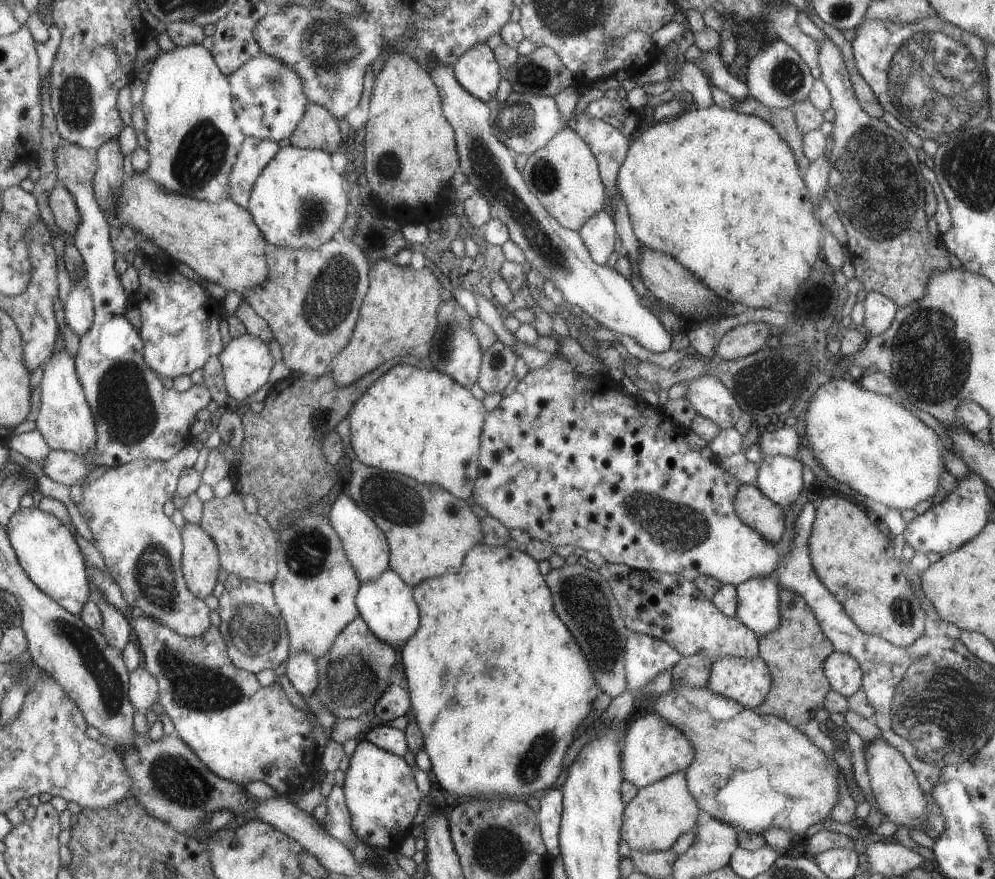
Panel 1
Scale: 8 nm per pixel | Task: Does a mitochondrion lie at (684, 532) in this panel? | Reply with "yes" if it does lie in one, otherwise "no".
yes

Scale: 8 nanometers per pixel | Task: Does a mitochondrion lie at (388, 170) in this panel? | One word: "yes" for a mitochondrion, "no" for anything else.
yes

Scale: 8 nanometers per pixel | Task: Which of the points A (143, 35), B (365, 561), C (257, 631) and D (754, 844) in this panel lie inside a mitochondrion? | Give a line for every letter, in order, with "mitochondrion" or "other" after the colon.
A: other
B: other
C: mitochondrion
D: other

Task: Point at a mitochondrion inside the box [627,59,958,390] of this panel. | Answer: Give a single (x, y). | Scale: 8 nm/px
(877, 190)

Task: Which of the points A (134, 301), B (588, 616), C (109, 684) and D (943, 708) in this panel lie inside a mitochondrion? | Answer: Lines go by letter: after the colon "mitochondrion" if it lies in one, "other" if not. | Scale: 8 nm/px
A: other
B: mitochondrion
C: mitochondrion
D: mitochondrion

